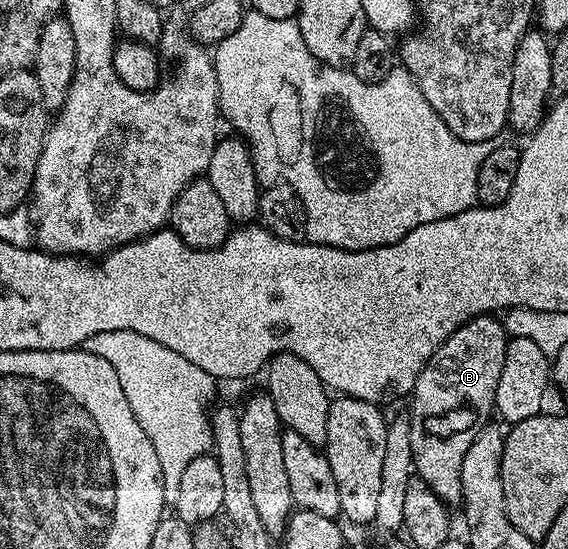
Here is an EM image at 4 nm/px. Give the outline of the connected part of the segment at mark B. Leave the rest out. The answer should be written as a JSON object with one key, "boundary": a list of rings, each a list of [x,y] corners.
{"boundary":[[[481,315],[470,319],[458,331],[444,340],[443,345],[434,351],[426,367],[418,375],[416,386],[410,394],[412,414],[406,420],[410,427],[410,446],[413,452],[412,468],[415,476],[421,477],[443,501],[445,506],[459,506],[462,502],[462,459],[470,451],[470,443],[484,430],[493,416],[498,391],[498,375],[502,375],[502,363],[506,359],[506,347],[510,336],[504,329],[503,320],[492,315]]]}

